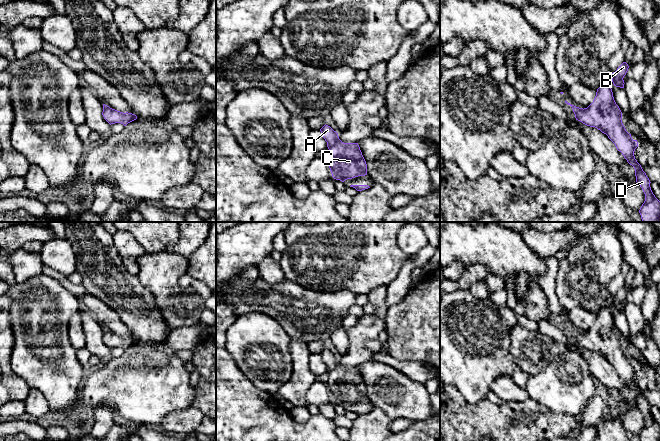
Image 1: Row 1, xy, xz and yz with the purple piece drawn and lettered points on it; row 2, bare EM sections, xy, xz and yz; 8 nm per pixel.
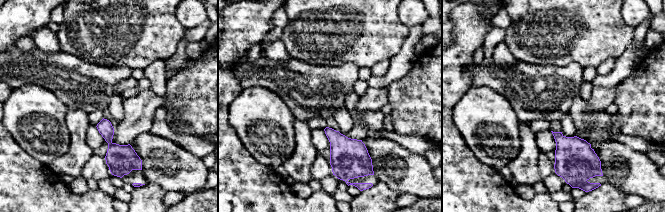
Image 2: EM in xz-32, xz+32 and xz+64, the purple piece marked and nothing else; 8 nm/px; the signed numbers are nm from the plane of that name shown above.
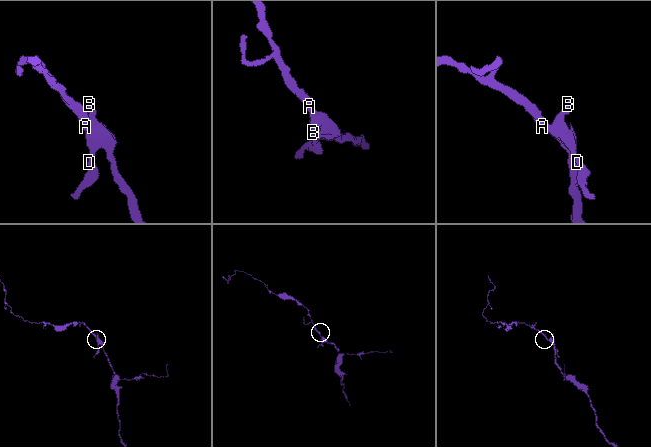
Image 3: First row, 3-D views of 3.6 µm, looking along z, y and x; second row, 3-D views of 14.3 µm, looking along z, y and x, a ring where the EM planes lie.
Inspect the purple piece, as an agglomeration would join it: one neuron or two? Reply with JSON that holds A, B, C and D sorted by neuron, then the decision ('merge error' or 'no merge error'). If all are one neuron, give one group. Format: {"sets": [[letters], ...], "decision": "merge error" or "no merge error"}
{"sets": [["A", "B", "C", "D"]], "decision": "no merge error"}

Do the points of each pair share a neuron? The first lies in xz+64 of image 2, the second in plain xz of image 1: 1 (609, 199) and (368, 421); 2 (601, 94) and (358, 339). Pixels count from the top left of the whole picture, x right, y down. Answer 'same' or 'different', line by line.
1: same
2: same

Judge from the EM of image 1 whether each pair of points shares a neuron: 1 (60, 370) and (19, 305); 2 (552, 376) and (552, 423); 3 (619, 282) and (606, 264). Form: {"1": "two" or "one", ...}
{"1": "one", "2": "two", "3": "two"}

